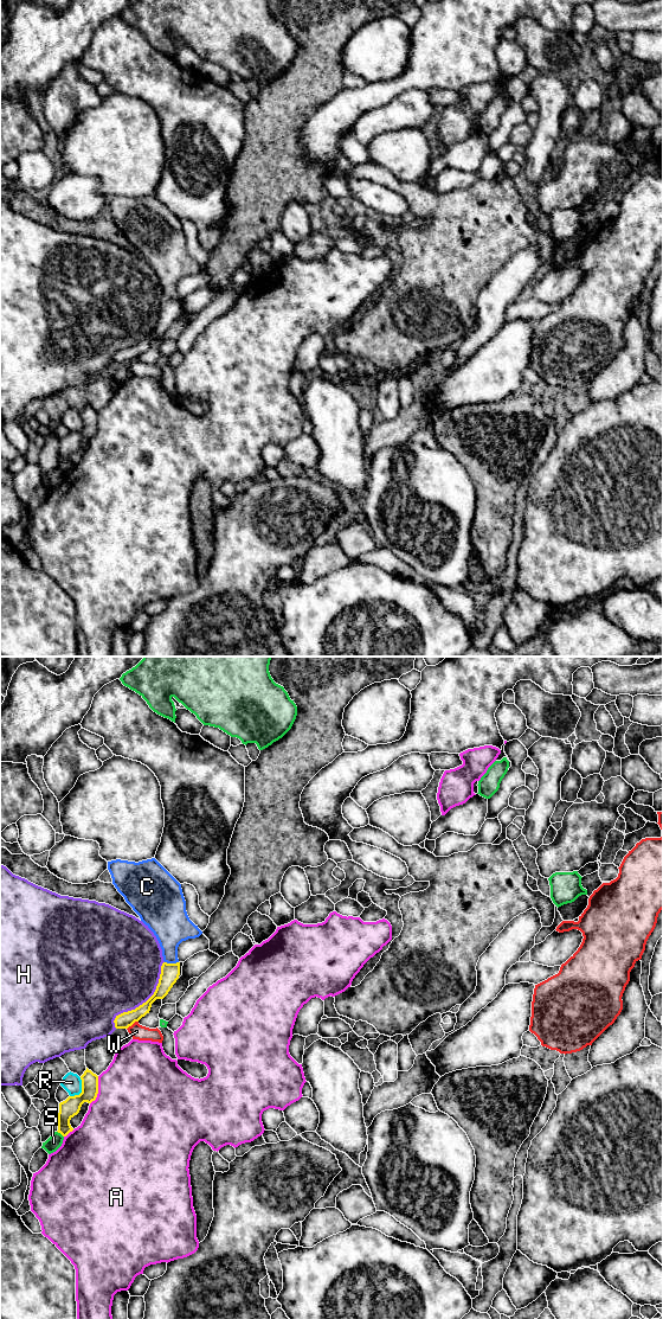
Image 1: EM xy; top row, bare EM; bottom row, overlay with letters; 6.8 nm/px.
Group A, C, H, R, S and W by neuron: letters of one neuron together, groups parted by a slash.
A / C / H / R / S / W

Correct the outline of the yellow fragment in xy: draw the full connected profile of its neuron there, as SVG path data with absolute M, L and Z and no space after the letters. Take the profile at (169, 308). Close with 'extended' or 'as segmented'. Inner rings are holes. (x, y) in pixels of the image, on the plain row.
M163 299L161 302L161 310L159 315L159 320L154 331L142 341L136 344L135 346L123 348L116 352L114 359L116 365L128 365L135 358L139 358L142 353L149 350L152 340L156 335L163 335L173 321L176 319L180 312L180 299L176 300L167 300Z; as segmented

